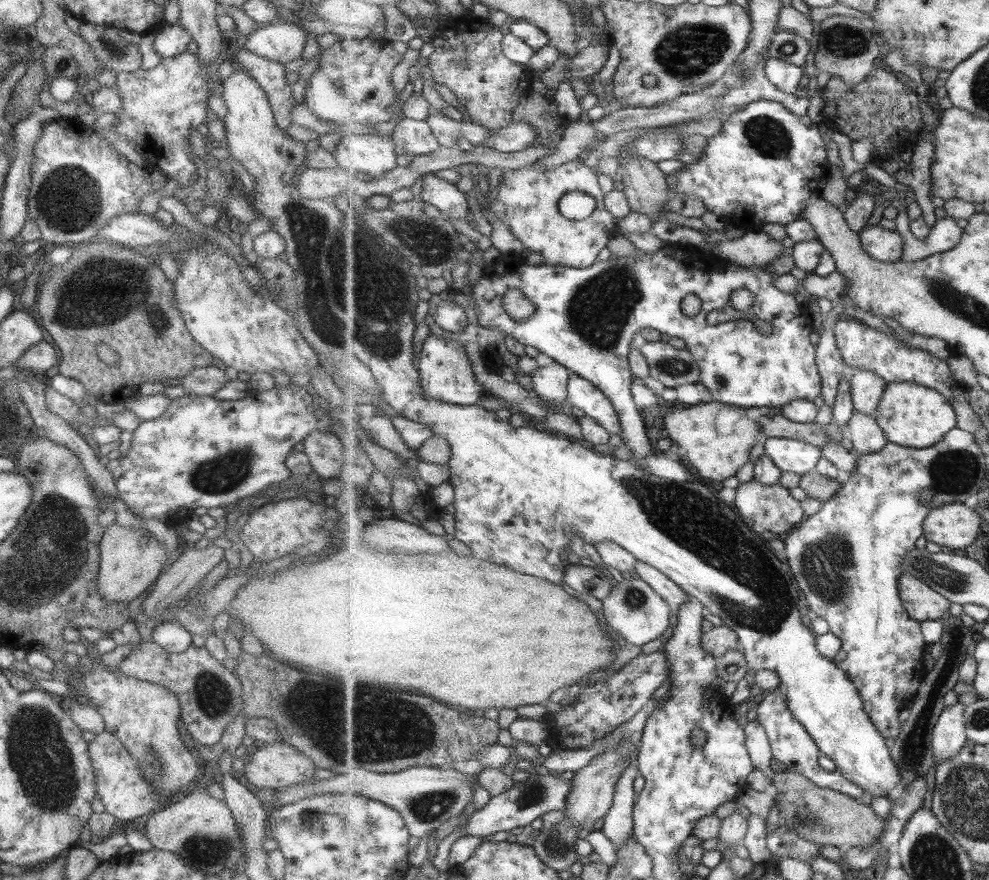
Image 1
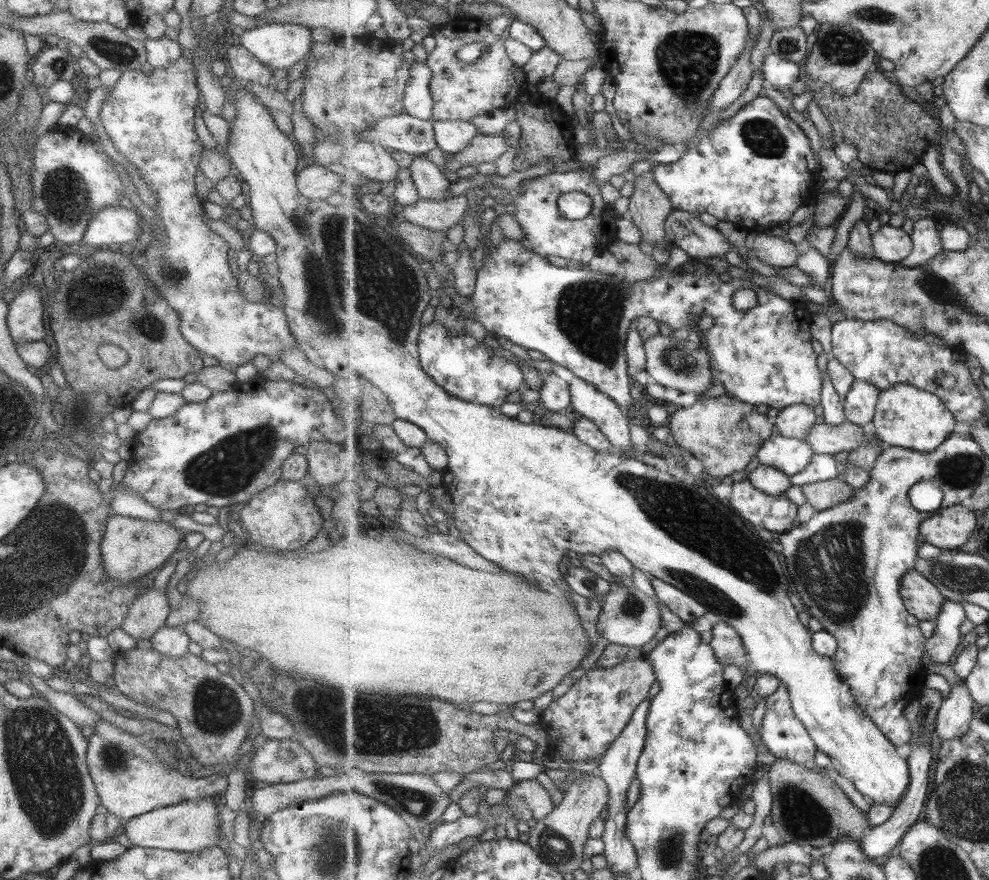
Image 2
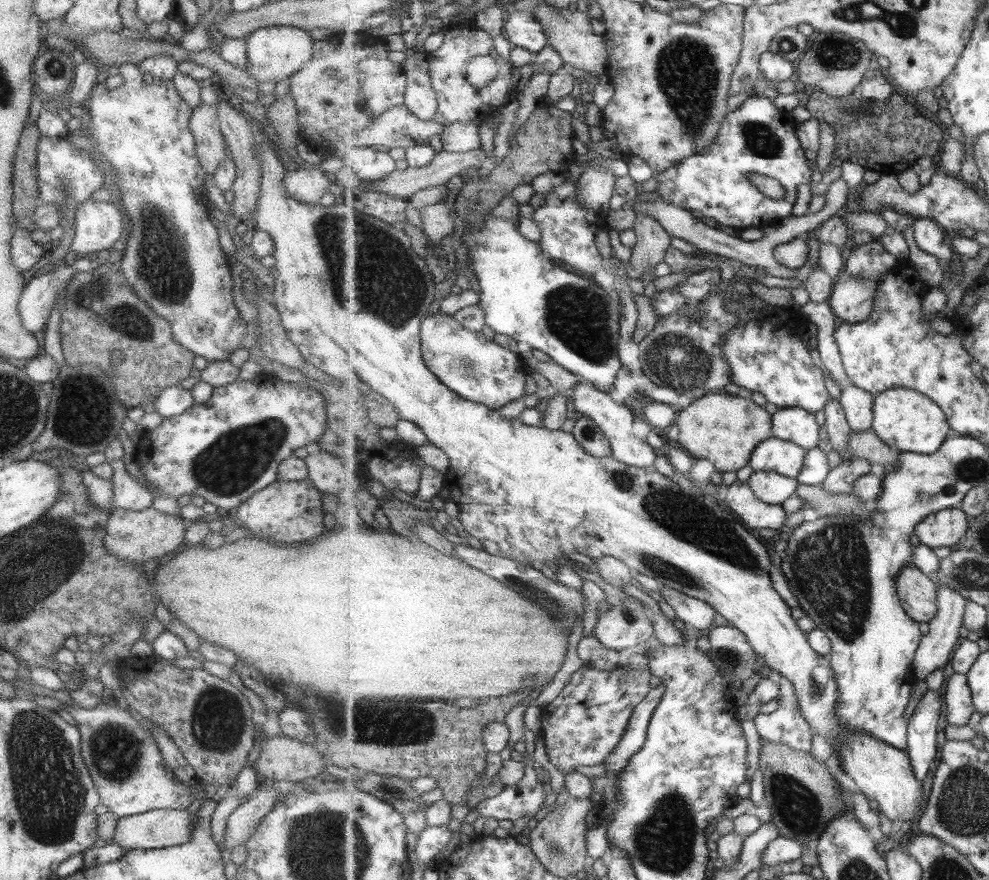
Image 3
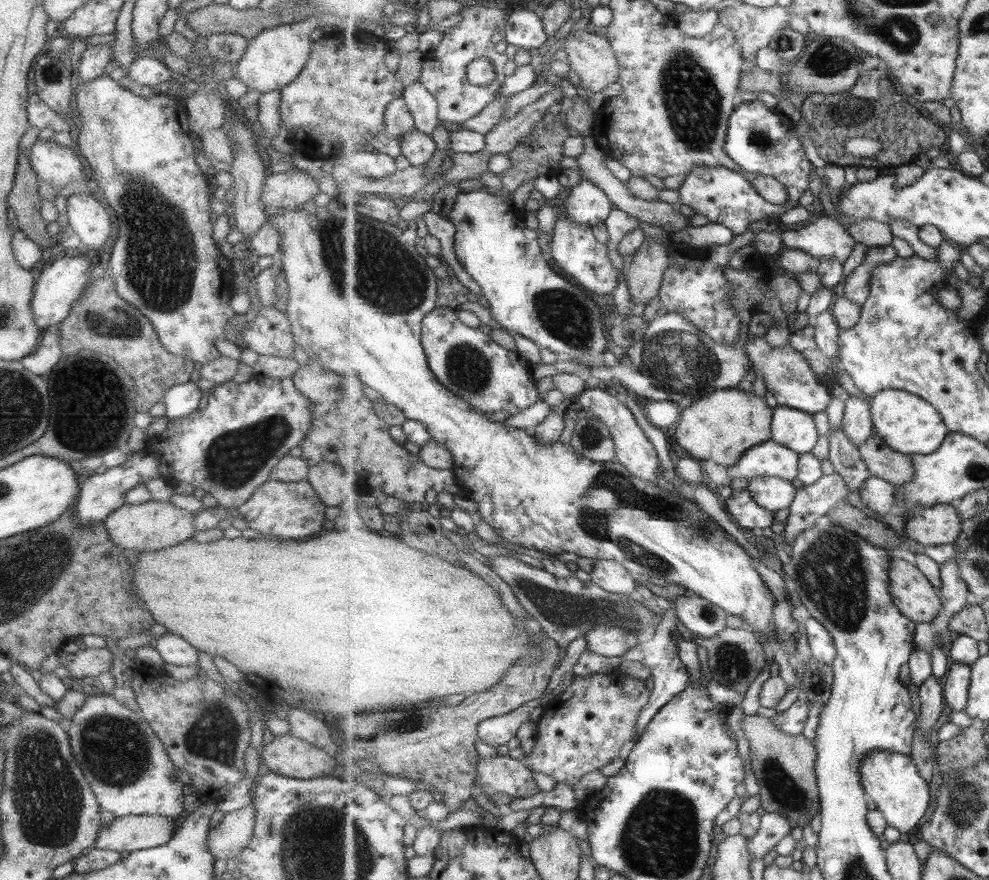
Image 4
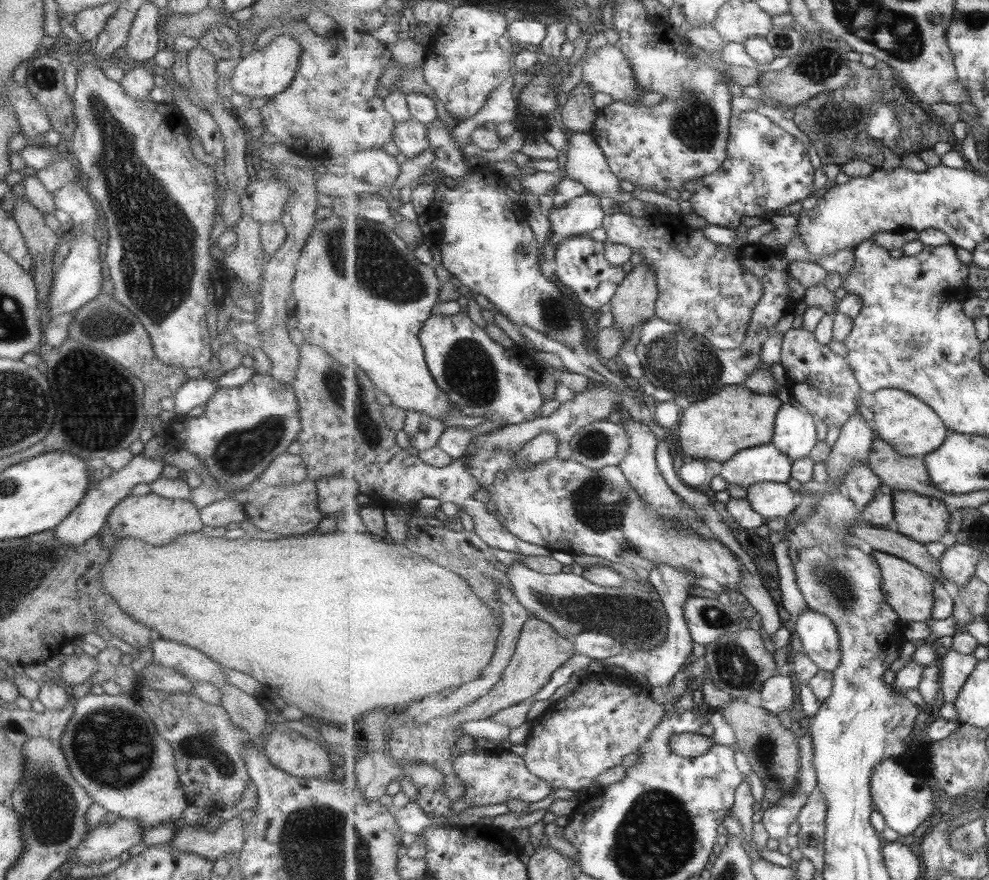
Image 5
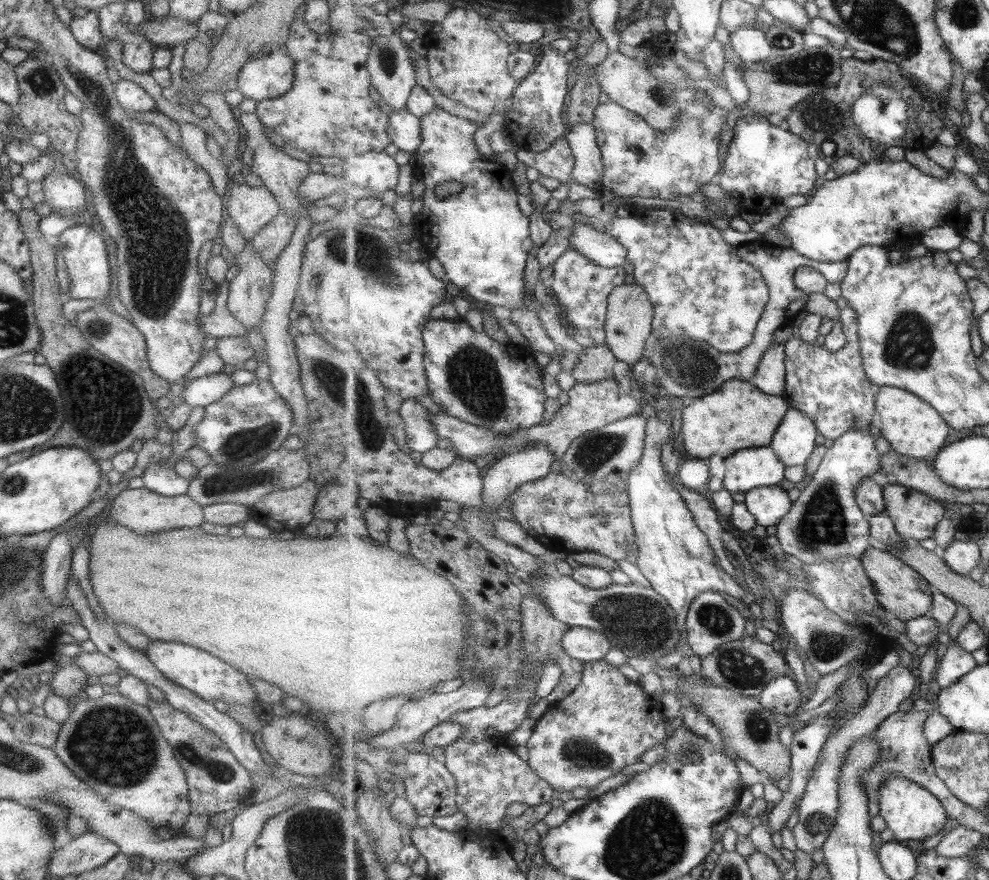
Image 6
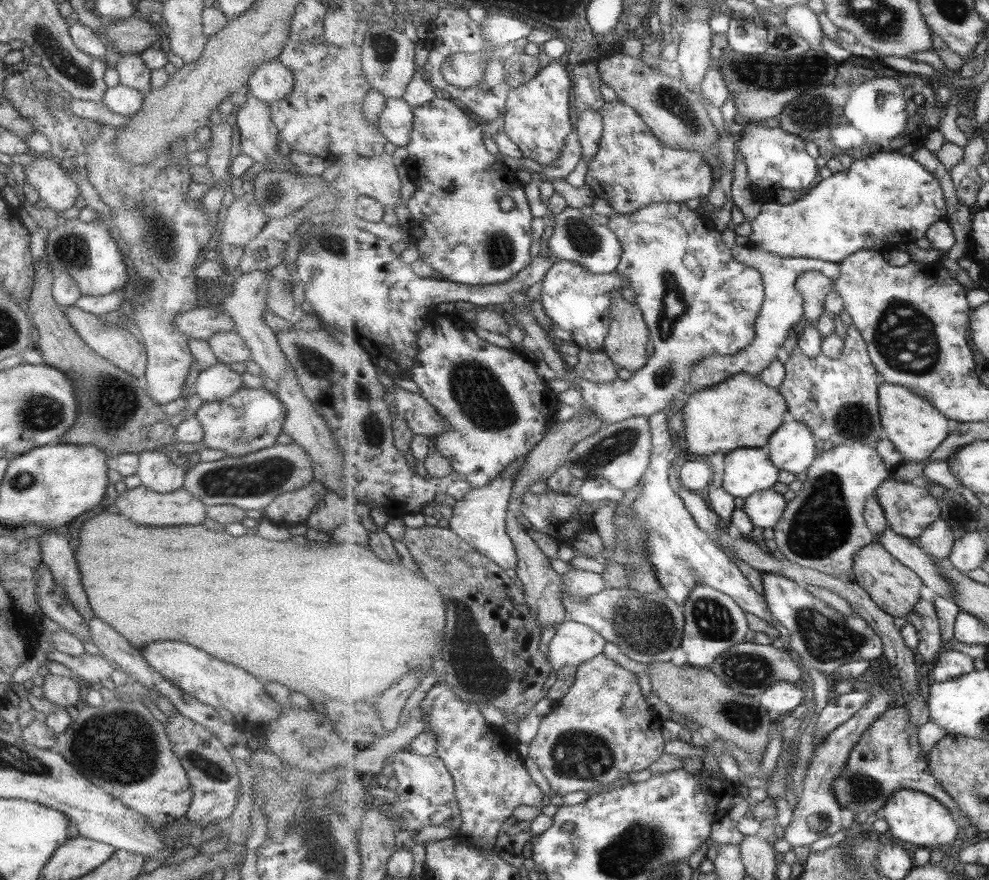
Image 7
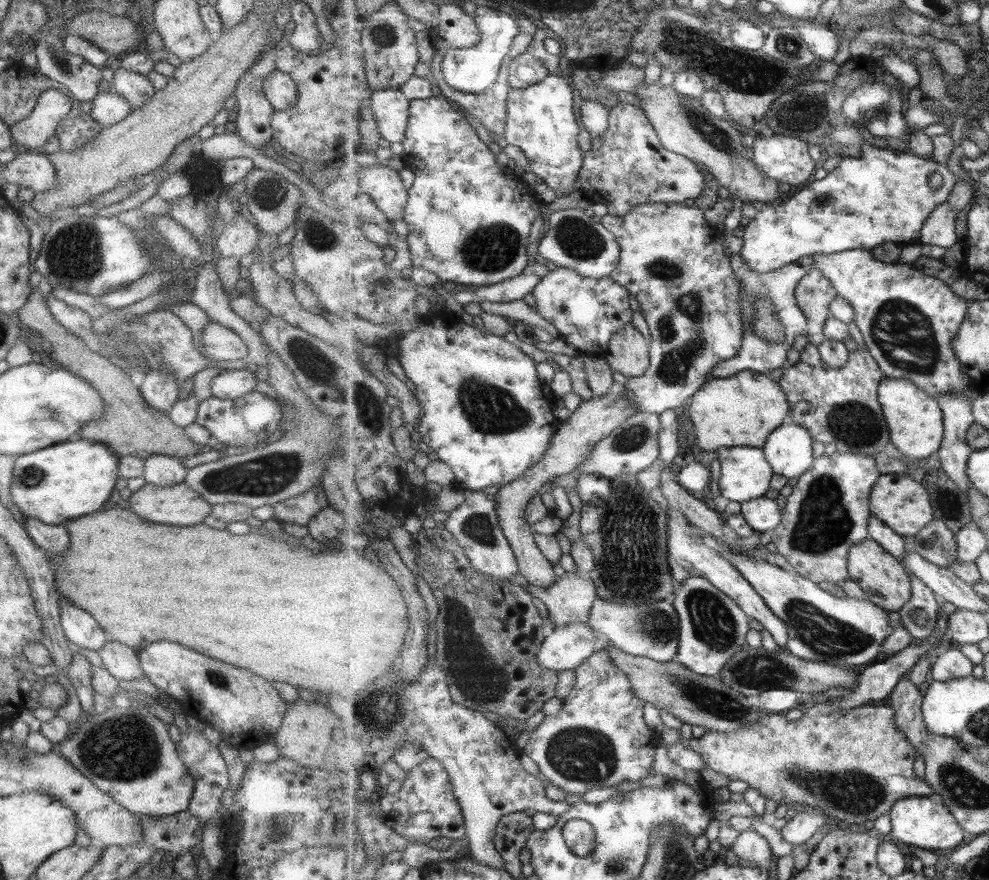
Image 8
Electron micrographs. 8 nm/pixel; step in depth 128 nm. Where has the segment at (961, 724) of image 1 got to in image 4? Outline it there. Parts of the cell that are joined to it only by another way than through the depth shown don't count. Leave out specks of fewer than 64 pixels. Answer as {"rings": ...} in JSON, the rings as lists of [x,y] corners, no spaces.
{"rings":[[[955,663],[951,666],[944,685],[944,697],[951,710],[955,712],[966,710],[971,680],[971,665]]]}

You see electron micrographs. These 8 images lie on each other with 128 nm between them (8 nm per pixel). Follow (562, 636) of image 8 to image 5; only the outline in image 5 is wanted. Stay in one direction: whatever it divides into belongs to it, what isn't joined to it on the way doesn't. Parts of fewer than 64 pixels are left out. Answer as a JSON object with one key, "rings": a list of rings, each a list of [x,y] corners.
{"rings":[[[582,632],[573,642],[577,653],[593,660],[604,661],[626,651],[623,644],[607,634]]]}

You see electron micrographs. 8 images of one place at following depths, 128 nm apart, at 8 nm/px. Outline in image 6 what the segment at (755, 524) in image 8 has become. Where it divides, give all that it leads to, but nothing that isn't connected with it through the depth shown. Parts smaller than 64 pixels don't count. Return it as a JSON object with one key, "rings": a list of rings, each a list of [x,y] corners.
{"rings":[[[777,485],[763,486],[746,493],[744,503],[755,516],[757,524],[764,528],[776,527],[793,508],[794,501],[789,498],[787,491]]]}

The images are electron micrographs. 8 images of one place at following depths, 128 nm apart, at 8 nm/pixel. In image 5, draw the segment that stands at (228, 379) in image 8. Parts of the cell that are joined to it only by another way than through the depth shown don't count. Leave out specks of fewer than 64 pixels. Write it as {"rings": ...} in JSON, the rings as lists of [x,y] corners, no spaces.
{"rings":[[[201,376],[186,379],[172,397],[173,411],[177,416],[186,415],[193,407],[204,405],[218,388],[215,380],[208,380]]]}

